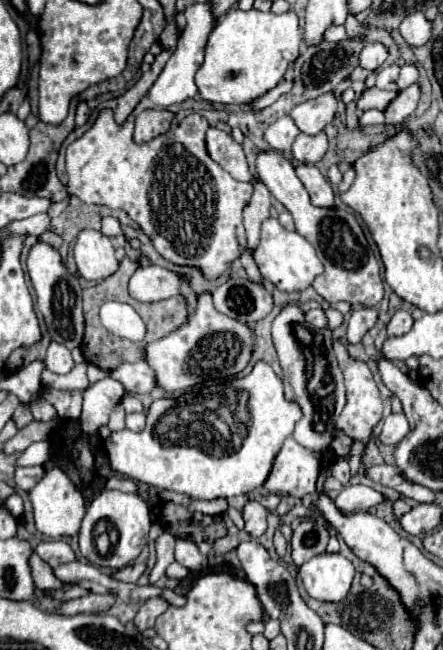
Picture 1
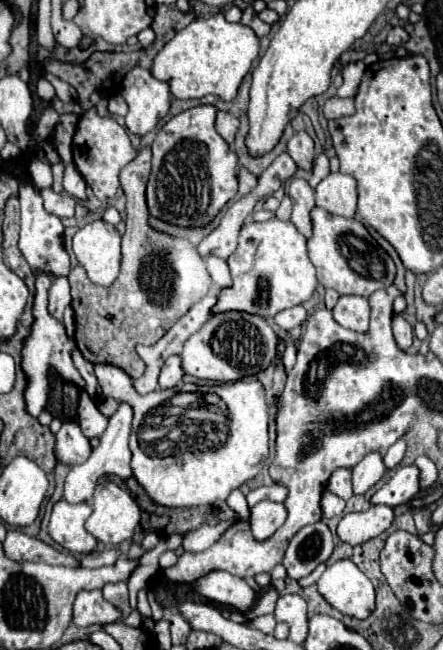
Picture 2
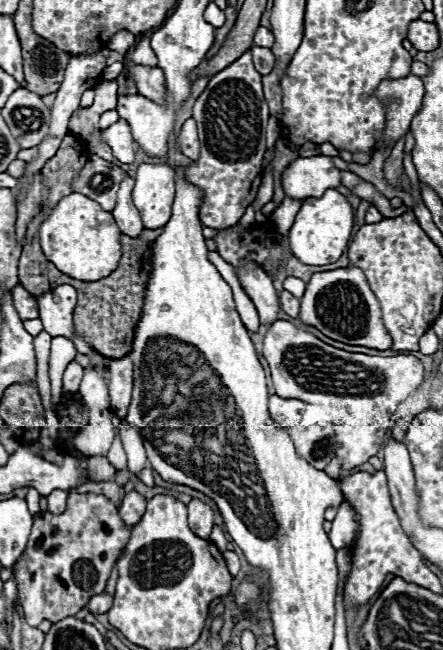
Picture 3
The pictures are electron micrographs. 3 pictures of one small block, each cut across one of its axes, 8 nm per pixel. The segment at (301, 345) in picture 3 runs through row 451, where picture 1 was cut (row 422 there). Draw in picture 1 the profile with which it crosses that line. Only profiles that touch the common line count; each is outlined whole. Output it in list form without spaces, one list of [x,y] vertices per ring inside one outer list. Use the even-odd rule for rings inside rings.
[[[334,340],[334,354],[338,358],[338,366],[344,374],[344,384],[346,384],[346,406],[340,414],[340,418],[336,420],[336,432],[342,432],[346,436],[350,436],[352,440],[360,440],[360,442],[368,442],[372,428],[380,422],[382,418],[382,398],[380,398],[380,390],[370,374],[370,368],[366,366],[366,362],[356,360],[348,354],[348,348],[342,340]]]

